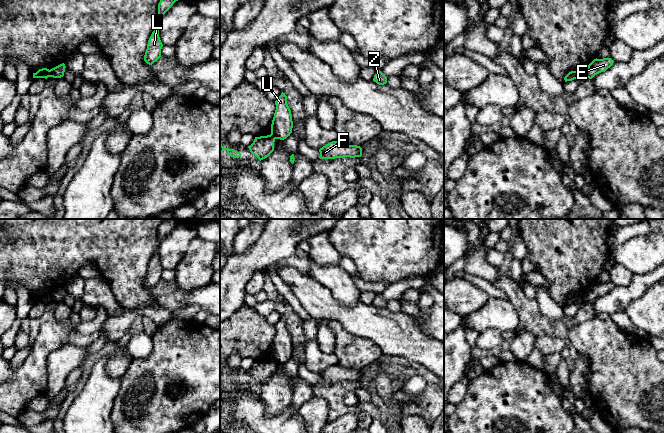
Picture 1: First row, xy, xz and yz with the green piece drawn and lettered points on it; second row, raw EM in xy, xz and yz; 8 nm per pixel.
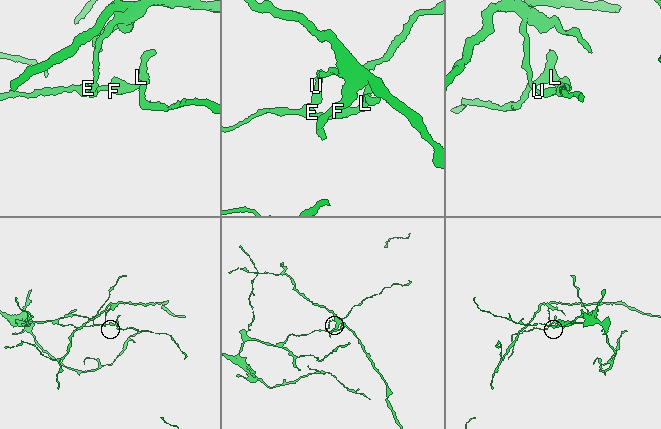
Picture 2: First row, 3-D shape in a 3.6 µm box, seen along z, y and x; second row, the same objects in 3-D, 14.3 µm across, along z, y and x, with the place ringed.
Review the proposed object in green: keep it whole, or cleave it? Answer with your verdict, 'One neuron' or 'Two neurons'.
Two neurons

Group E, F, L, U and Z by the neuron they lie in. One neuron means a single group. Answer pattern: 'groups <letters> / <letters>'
groups E F L Z / U

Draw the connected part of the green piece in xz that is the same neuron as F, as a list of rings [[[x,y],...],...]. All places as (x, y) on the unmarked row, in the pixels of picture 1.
[[[332,365],[319,373],[321,383],[335,383],[344,381],[361,381],[362,372],[357,369],[348,369],[337,365]]]

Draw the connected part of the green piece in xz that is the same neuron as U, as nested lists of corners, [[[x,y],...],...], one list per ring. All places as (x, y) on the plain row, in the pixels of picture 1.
[[[285,317],[275,325],[276,334],[271,348],[271,359],[275,363],[284,364],[292,357],[293,345],[291,334],[287,328]]]

